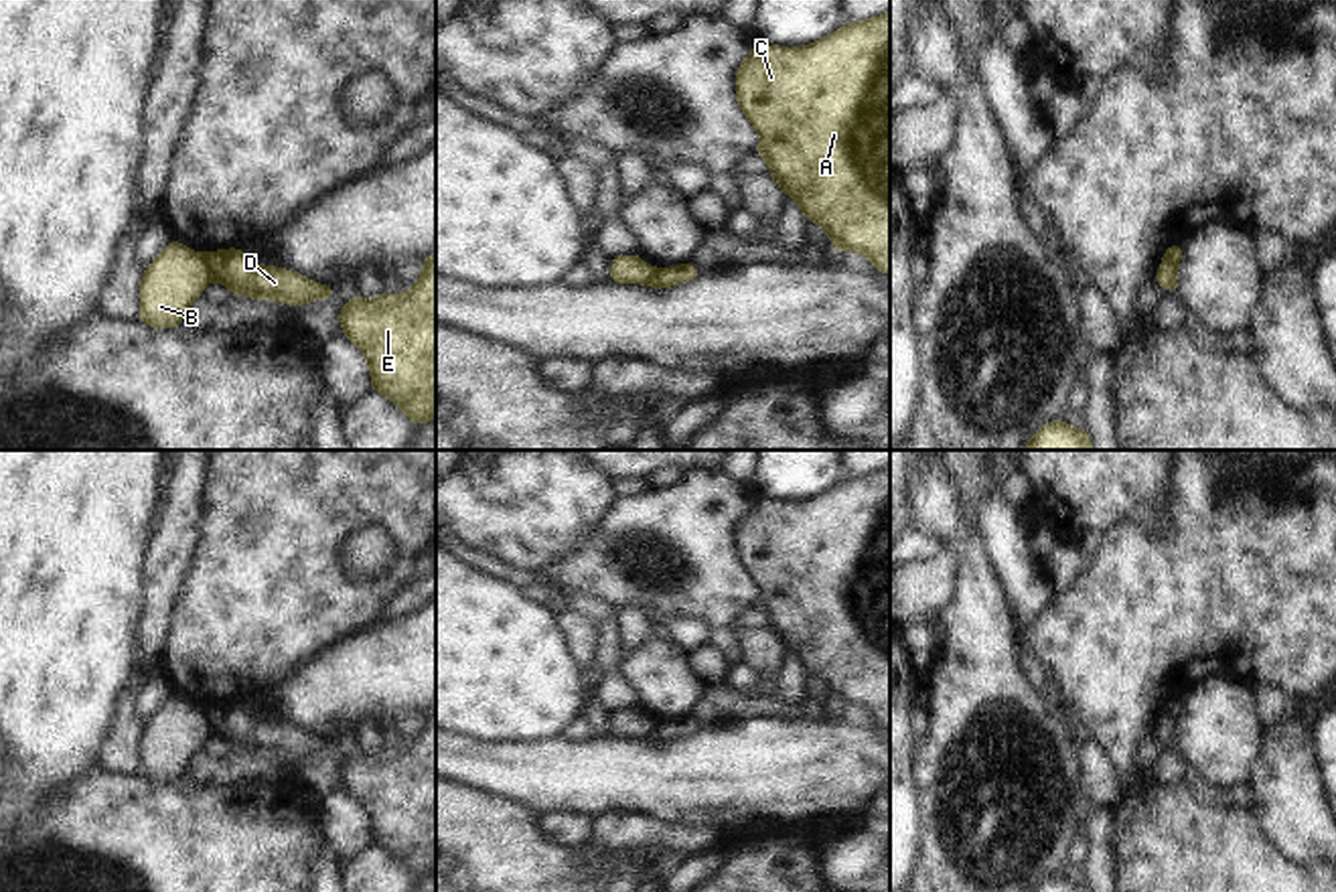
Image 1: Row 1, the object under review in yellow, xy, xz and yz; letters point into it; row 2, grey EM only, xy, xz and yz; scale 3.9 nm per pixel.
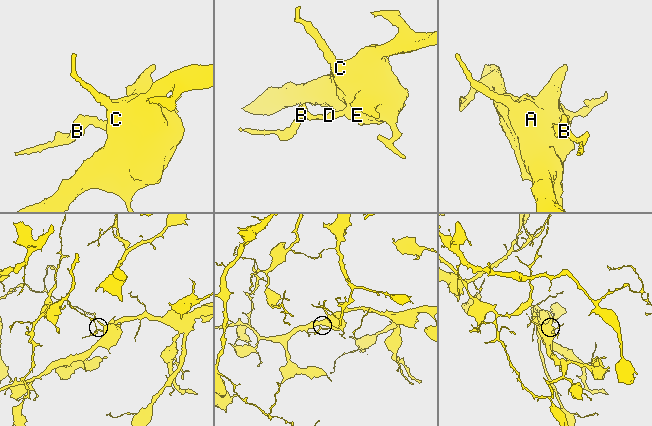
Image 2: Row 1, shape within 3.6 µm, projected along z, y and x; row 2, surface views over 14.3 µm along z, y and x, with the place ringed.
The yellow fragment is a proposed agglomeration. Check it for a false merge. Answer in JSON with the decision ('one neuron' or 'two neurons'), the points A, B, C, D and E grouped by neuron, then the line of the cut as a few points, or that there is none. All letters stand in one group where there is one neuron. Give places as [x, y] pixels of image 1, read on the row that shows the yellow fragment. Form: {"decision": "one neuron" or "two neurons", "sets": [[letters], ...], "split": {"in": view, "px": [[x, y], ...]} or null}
{"decision": "two neurons", "sets": [["A", "C", "D", "E"], ["B"]], "split": {"in": "xy", "px": [[197, 254], [213, 278]]}}

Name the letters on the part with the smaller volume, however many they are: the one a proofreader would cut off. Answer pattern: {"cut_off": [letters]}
{"cut_off": ["B"]}

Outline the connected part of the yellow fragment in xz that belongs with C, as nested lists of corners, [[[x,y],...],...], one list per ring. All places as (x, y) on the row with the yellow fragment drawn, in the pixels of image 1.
[[[890,12],[870,20],[845,22],[831,36],[801,49],[756,43],[736,71],[736,101],[760,136],[756,154],[766,160],[772,180],[799,203],[805,219],[817,221],[825,229],[833,253],[858,251],[872,262],[874,270],[890,274]]]

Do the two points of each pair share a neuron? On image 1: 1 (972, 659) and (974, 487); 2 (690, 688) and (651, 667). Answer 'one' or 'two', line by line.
1: two
2: one

